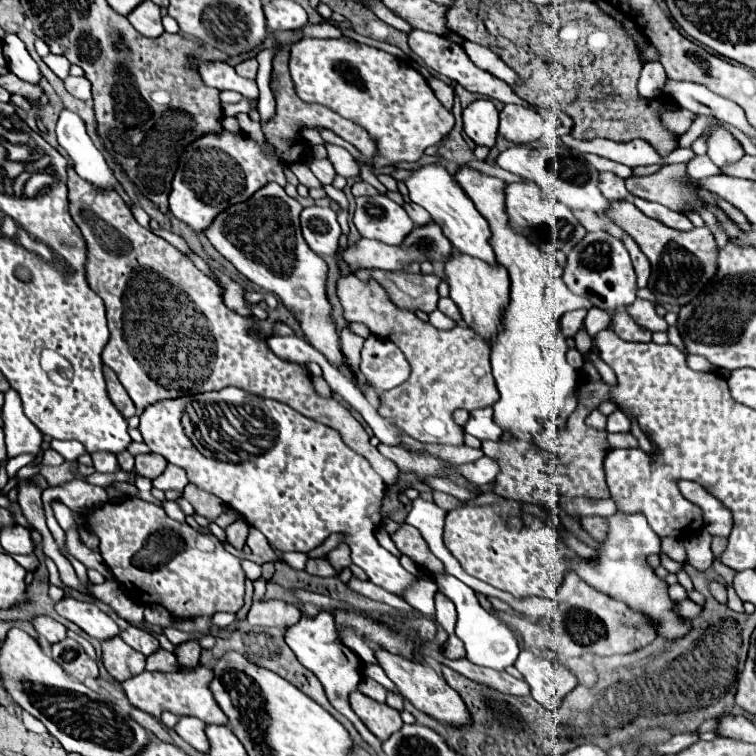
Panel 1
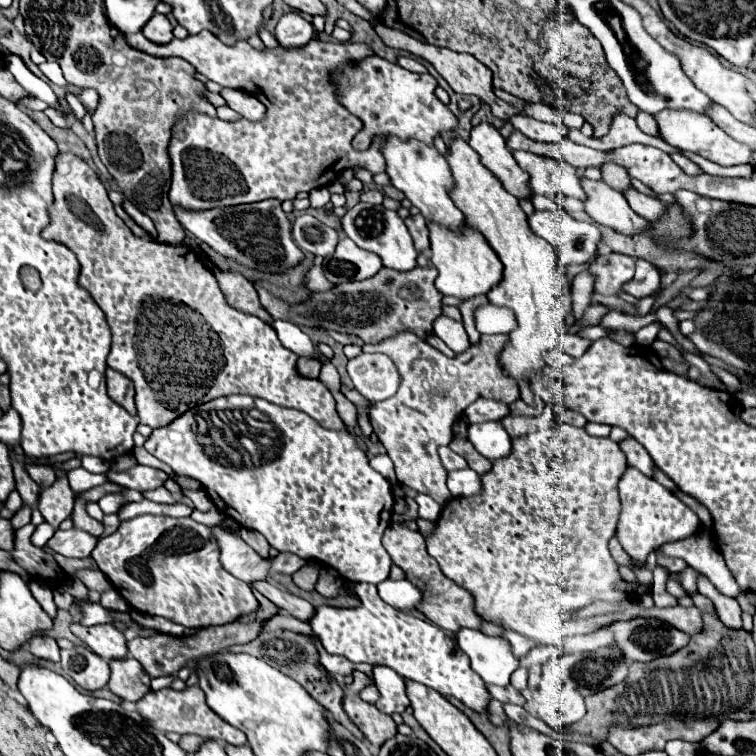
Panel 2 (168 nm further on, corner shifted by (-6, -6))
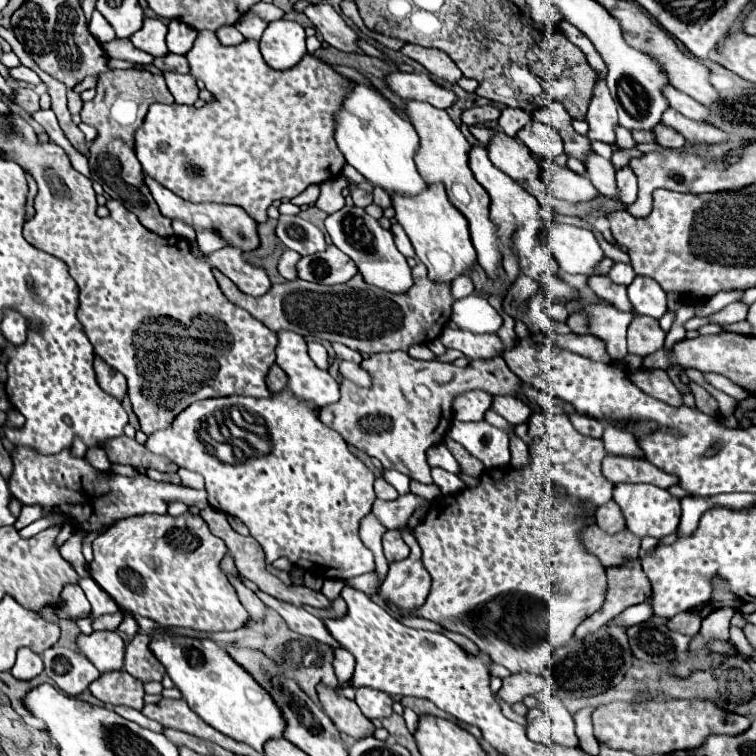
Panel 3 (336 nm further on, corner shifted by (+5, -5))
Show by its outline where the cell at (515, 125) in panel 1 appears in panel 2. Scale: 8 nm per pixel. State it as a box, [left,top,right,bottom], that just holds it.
[511,116,567,144]

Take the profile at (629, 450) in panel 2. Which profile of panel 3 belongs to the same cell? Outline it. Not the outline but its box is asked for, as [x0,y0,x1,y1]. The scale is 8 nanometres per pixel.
[602,455,678,489]

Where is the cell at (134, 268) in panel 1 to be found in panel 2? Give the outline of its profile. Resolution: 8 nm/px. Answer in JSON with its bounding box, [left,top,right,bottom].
[43,152,347,430]

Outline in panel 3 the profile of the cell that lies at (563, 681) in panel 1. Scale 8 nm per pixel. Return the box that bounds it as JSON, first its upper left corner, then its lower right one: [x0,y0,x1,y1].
[528,689,578,747]

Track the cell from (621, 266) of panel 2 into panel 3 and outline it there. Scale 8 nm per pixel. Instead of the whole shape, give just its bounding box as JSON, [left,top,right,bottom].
[608,263,634,285]

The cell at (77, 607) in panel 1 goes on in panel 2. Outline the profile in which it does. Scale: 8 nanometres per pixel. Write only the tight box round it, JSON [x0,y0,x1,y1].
[71,624,127,660]

